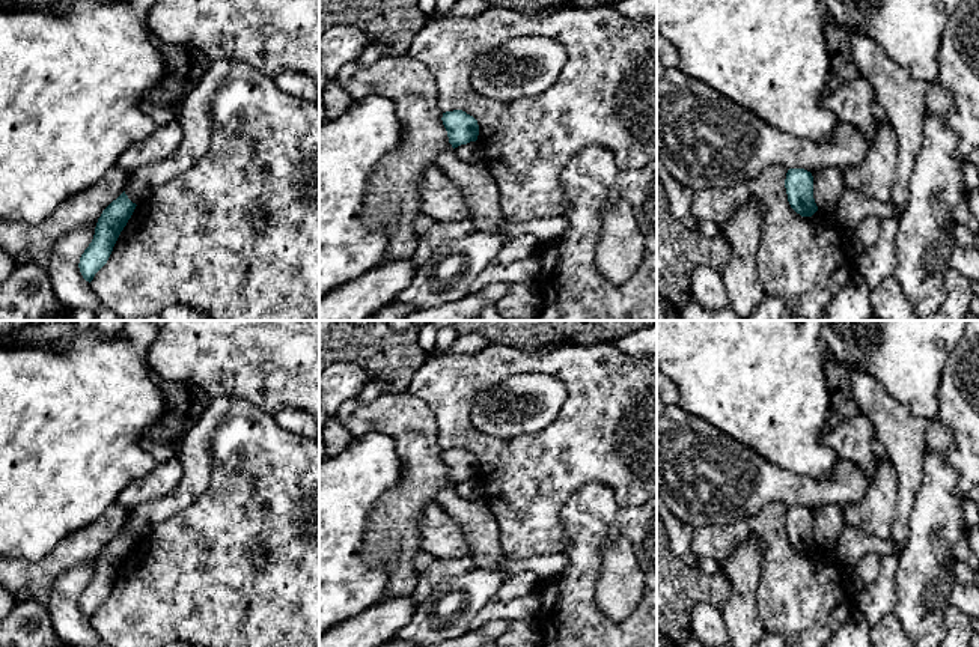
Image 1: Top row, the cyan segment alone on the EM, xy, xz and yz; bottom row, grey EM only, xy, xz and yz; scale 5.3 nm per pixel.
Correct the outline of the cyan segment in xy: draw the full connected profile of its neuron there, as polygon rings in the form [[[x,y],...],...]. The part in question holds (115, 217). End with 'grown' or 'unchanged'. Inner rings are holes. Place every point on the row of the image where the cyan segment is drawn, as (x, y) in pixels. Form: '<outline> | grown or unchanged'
[[[125,191],[113,200],[98,218],[95,235],[89,247],[80,257],[80,272],[86,281],[92,281],[95,274],[107,263],[113,247],[131,218],[136,203],[133,203]]] | unchanged

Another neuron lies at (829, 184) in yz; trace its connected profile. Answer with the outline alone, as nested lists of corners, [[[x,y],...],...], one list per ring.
[[[824,167],[812,173],[813,199],[819,211],[827,215],[836,212],[837,200],[845,190],[843,170]]]

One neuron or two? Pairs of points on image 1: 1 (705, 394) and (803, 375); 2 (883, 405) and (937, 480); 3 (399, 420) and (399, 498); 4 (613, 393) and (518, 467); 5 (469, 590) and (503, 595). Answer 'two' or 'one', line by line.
1: one
2: two
3: one
4: one
5: two

